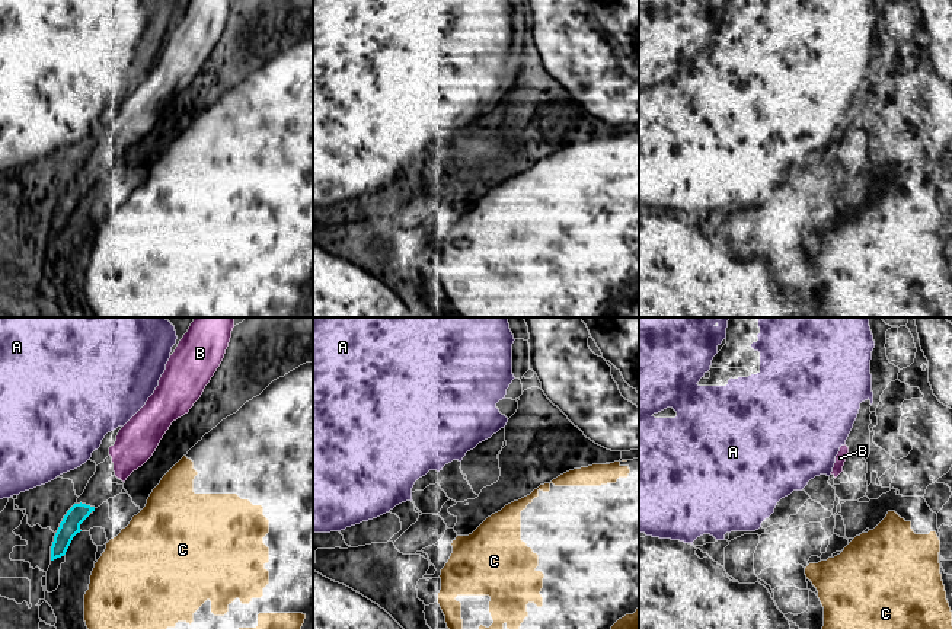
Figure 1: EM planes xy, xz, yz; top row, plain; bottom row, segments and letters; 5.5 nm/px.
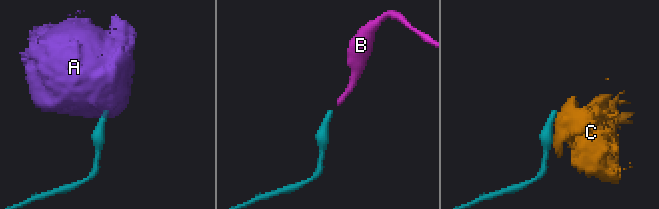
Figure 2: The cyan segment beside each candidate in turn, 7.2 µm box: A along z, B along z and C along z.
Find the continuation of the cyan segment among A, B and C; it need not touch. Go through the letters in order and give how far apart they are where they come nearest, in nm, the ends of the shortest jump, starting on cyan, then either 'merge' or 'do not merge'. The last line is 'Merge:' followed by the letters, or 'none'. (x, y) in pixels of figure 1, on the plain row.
A: 180 nm | xy (74, 178), (53, 153) | do not merge
B: 200 nm | xy (93, 181), (118, 152) | merge
C: 160 nm | xy (80, 204), (106, 217) | do not merge
Merge: B

